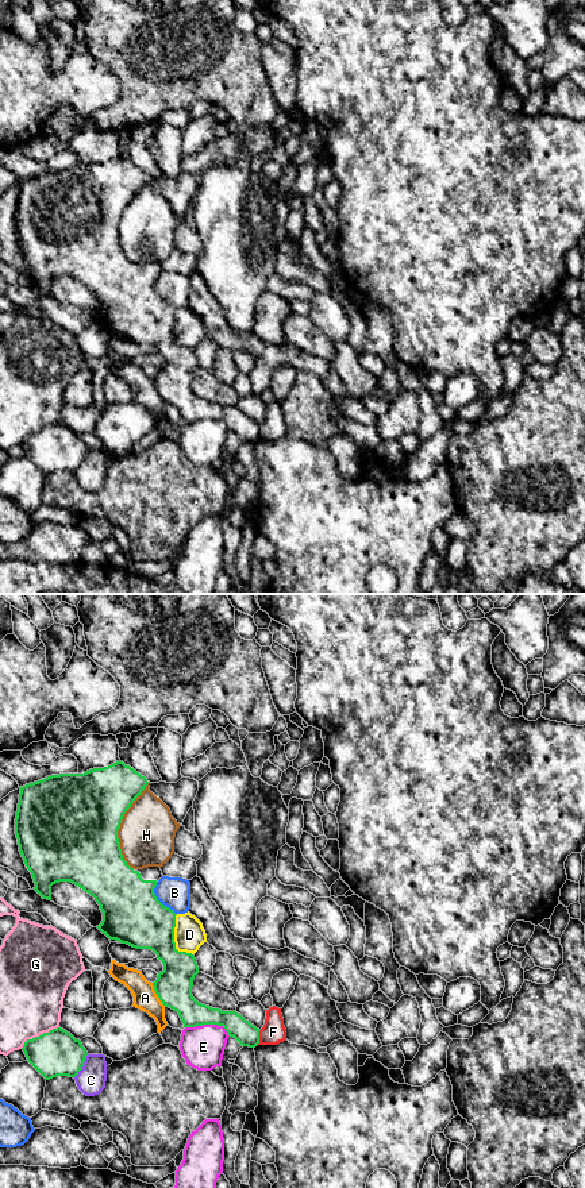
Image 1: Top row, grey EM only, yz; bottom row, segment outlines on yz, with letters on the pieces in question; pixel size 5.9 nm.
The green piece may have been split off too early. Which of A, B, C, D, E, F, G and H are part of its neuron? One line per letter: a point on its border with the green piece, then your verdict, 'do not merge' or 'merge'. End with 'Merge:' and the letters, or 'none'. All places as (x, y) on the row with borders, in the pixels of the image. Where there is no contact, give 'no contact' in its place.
A: meets green in yz at (157, 995); do not merge
B: meets green in yz at (157, 899); do not merge
C: meets green in yz at (83, 1065); do not merge
D: meets green in yz at (173, 940); do not merge
E: meets green in yz at (208, 1023); do not merge
F: meets green in yz at (258, 1037); do not merge
G: meets green in yz at (39, 1036); do not merge
H: meets green in yz at (119, 825); do not merge
Merge: none

